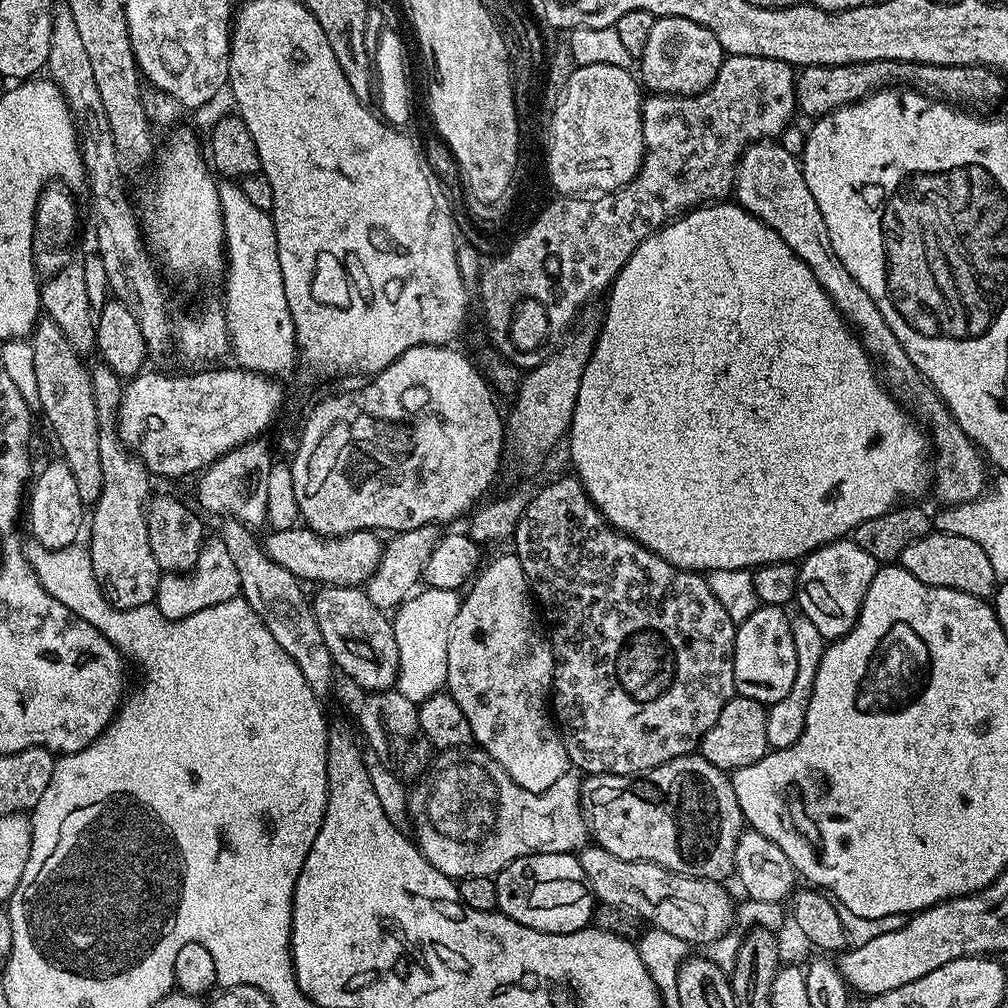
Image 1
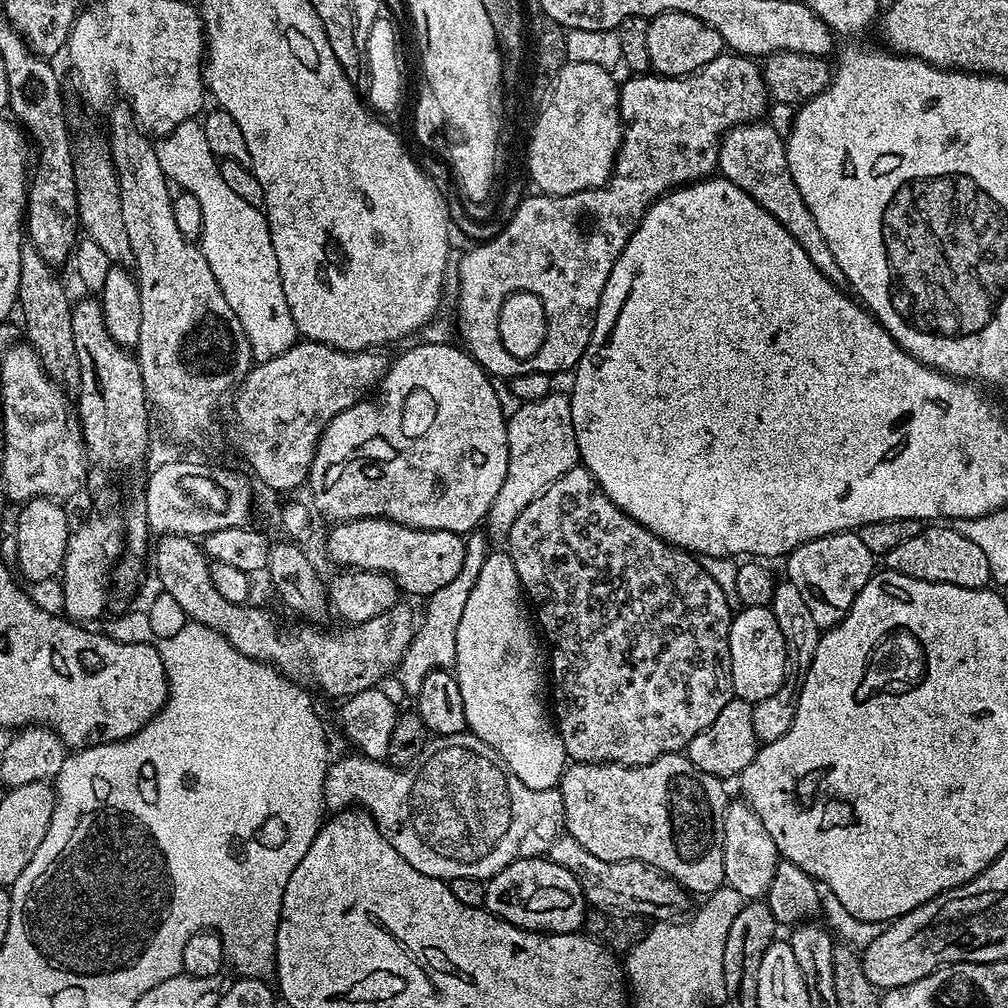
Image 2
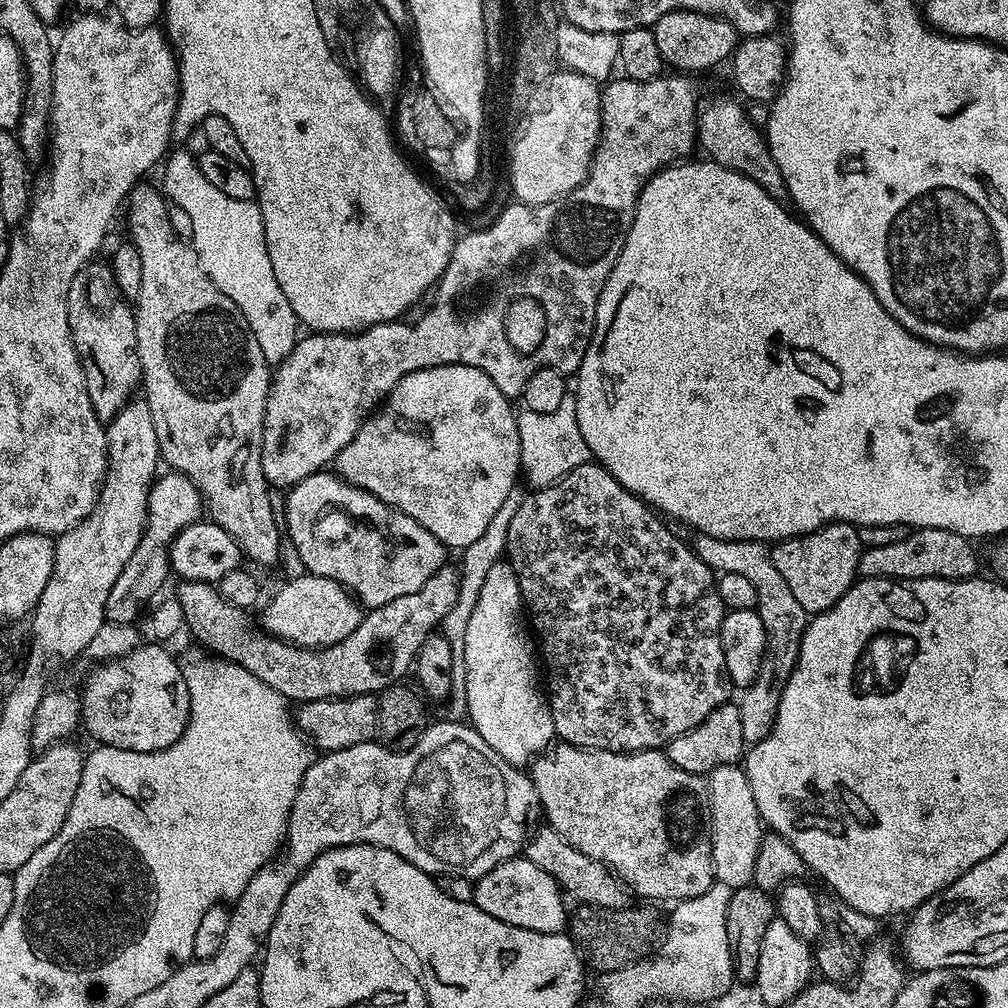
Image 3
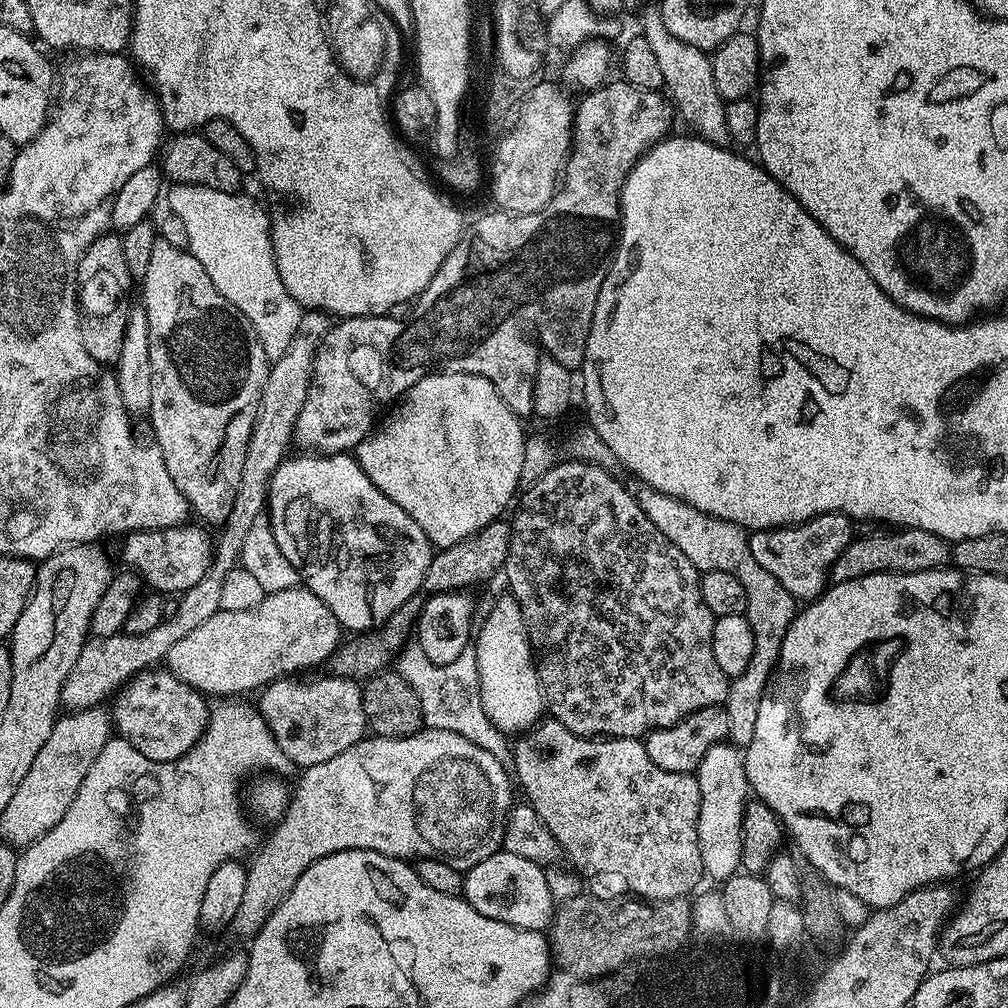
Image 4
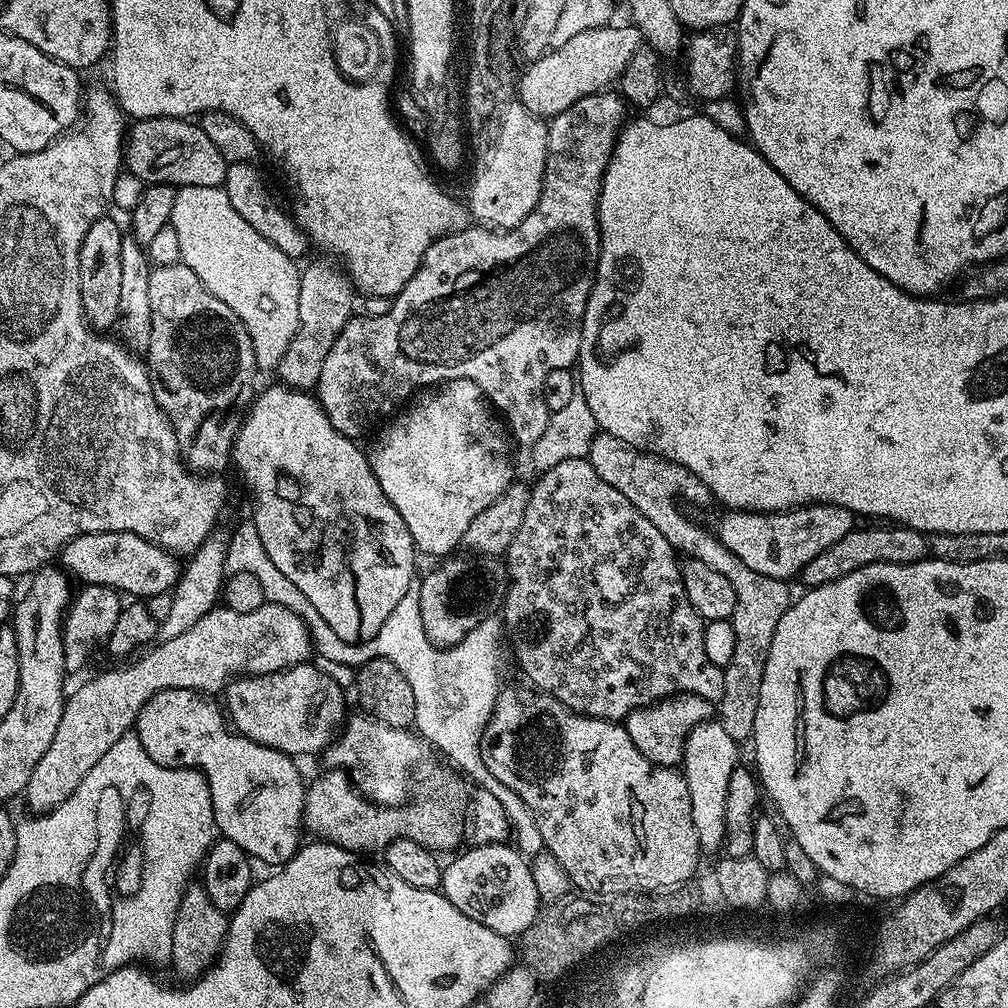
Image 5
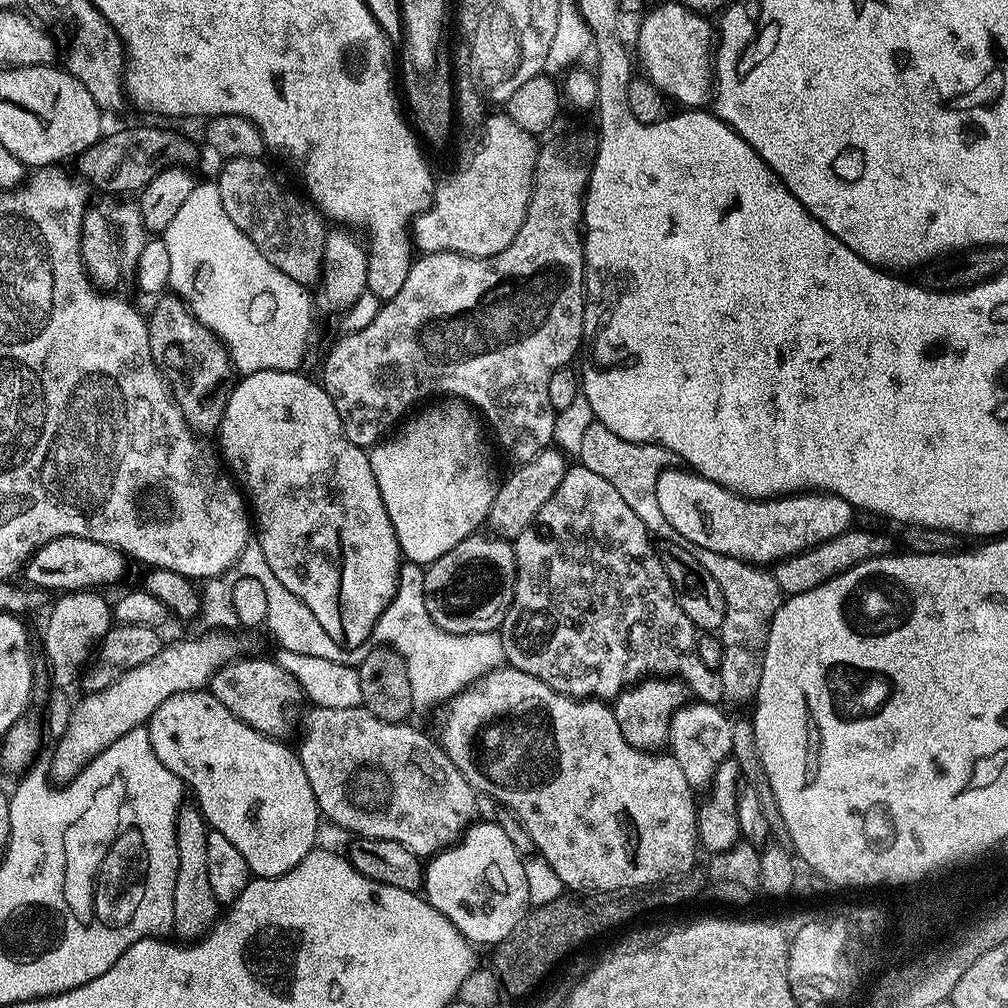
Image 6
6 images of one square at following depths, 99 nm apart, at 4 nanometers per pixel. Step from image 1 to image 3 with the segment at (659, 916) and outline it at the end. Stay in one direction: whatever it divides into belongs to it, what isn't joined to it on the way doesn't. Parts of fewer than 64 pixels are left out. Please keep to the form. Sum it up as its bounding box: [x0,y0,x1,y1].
[522,826,629,908]

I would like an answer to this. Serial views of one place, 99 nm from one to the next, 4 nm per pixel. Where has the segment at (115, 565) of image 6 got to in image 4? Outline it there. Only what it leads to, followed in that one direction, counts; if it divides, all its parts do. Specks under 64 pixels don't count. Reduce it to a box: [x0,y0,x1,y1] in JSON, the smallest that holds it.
[120,527,214,594]

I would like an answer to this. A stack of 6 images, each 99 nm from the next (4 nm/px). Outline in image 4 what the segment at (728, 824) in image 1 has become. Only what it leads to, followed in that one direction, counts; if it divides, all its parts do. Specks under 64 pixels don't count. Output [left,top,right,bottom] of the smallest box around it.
[511,718,705,902]

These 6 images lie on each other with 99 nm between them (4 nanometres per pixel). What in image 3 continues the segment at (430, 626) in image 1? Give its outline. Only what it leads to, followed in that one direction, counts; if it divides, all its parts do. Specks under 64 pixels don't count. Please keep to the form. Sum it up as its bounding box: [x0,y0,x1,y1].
[442,486,526,665]

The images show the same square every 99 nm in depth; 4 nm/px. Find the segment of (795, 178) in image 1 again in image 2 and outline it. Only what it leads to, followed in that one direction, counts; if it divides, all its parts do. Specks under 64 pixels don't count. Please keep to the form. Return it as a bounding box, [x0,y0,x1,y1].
[719,123,843,281]

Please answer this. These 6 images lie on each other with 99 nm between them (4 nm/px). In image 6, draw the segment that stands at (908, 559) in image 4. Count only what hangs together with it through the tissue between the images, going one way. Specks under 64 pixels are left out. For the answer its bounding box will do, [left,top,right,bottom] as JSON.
[771,526,892,597]

